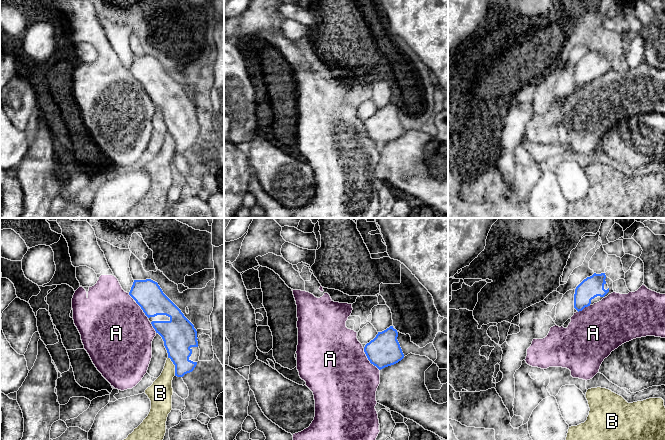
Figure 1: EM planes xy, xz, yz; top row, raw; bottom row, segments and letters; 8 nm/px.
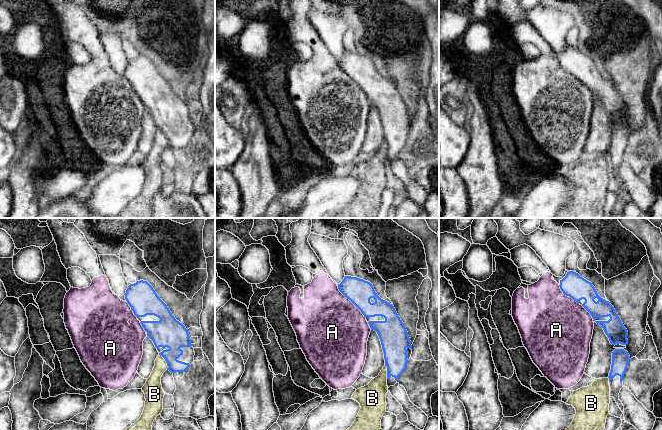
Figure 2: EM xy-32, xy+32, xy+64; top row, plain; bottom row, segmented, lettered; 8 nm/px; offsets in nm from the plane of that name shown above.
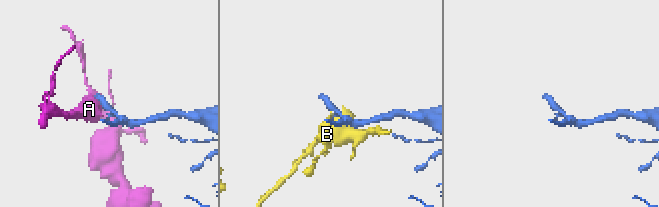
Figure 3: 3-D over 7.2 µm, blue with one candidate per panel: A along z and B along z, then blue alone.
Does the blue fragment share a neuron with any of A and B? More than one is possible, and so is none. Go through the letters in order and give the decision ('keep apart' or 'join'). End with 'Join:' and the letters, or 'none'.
A: keep apart
B: keep apart
Join: none

